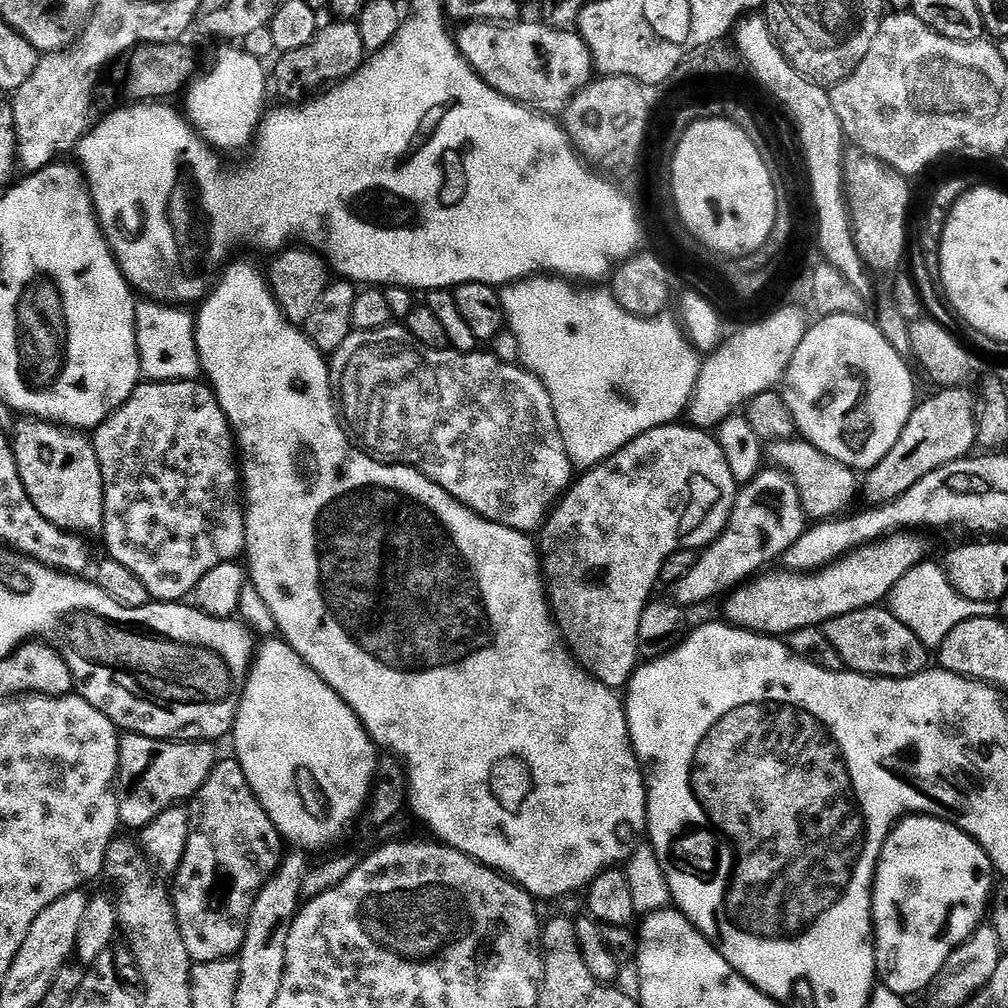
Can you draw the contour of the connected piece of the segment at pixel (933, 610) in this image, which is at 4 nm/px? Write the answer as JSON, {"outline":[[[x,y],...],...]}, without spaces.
{"outline":[[[921,562],[915,564],[915,566],[893,586],[892,592],[888,595],[886,607],[889,612],[894,614],[894,618],[898,618],[898,622],[902,622],[910,630],[914,630],[914,635],[918,637],[918,642],[922,642],[930,650],[939,650],[943,644],[943,640],[946,639],[950,632],[960,623],[964,623],[968,619],[995,617],[998,608],[996,604],[974,602],[970,598],[962,598],[962,594],[958,594],[954,590],[954,586],[950,582],[947,574],[944,573],[943,567],[941,567],[939,563],[928,563],[929,562]]]}

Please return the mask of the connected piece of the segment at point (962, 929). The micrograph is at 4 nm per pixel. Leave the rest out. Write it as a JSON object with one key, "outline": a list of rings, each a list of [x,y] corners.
{"outline":[[[909,814],[903,817],[886,838],[880,861],[876,863],[876,879],[872,885],[872,927],[876,941],[876,974],[879,983],[885,988],[894,990],[894,994],[905,998],[911,998],[915,992],[923,993],[938,974],[938,970],[942,970],[942,966],[946,966],[946,958],[950,958],[953,950],[962,946],[962,942],[966,942],[966,938],[970,938],[974,929],[981,926],[986,913],[989,911],[990,897],[994,892],[992,876],[994,877],[992,859],[984,853],[982,846],[974,837],[967,836],[958,826],[945,820],[939,820],[936,816]]]}

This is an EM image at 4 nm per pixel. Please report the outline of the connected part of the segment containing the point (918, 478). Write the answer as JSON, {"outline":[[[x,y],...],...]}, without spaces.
{"outline":[[[968,386],[942,388],[933,391],[934,394],[929,400],[921,399],[917,403],[916,409],[910,414],[910,418],[898,438],[898,442],[894,442],[894,450],[890,450],[890,454],[886,454],[886,458],[882,458],[882,462],[878,462],[878,466],[874,466],[863,479],[862,496],[863,499],[864,496],[868,499],[869,505],[889,504],[890,501],[897,500],[902,494],[906,494],[906,490],[910,490],[910,486],[922,482],[922,478],[926,478],[926,474],[934,474],[934,470],[938,470],[950,462],[963,460],[977,447],[978,396],[970,389],[971,387]]]}

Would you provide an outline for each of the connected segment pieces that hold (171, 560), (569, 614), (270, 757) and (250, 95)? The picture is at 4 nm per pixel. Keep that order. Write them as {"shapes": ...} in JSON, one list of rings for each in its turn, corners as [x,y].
{"shapes":[[[[149,380],[137,384],[122,406],[118,406],[103,422],[94,429],[92,444],[98,454],[98,466],[102,470],[104,483],[104,526],[102,537],[108,547],[107,555],[122,562],[146,586],[149,597],[156,602],[180,602],[195,593],[198,582],[222,562],[235,559],[245,551],[244,547],[244,508],[238,493],[241,491],[242,476],[238,471],[238,448],[234,443],[232,428],[226,414],[220,409],[216,394],[207,383],[194,380]]],[[[684,422],[664,424],[660,428],[655,428],[638,438],[634,438],[629,444],[622,446],[622,450],[618,450],[601,464],[587,469],[581,476],[584,477],[581,480],[579,477],[560,497],[538,533],[538,555],[542,565],[542,579],[552,605],[552,615],[556,618],[556,624],[560,627],[560,634],[564,637],[564,643],[568,645],[568,651],[576,657],[576,661],[595,680],[602,682],[607,688],[624,690],[627,689],[628,681],[632,679],[632,674],[636,671],[638,661],[641,659],[638,622],[642,618],[642,610],[653,599],[654,593],[652,591],[658,588],[660,584],[662,562],[666,562],[666,558],[670,558],[670,554],[674,554],[678,550],[686,550],[687,548],[703,550],[724,533],[732,508],[736,504],[738,485],[734,474],[730,474],[730,466],[726,466],[726,454],[722,454],[719,439],[711,431],[693,428]]],[[[283,638],[275,639],[255,649],[244,690],[238,697],[230,741],[236,747],[234,759],[242,766],[250,790],[254,790],[277,833],[294,840],[299,849],[320,848],[367,803],[378,749],[342,697]]],[[[193,78],[188,81],[183,96],[188,123],[205,144],[224,152],[247,149],[266,112],[266,104],[260,101],[260,84],[198,84]]]]}

